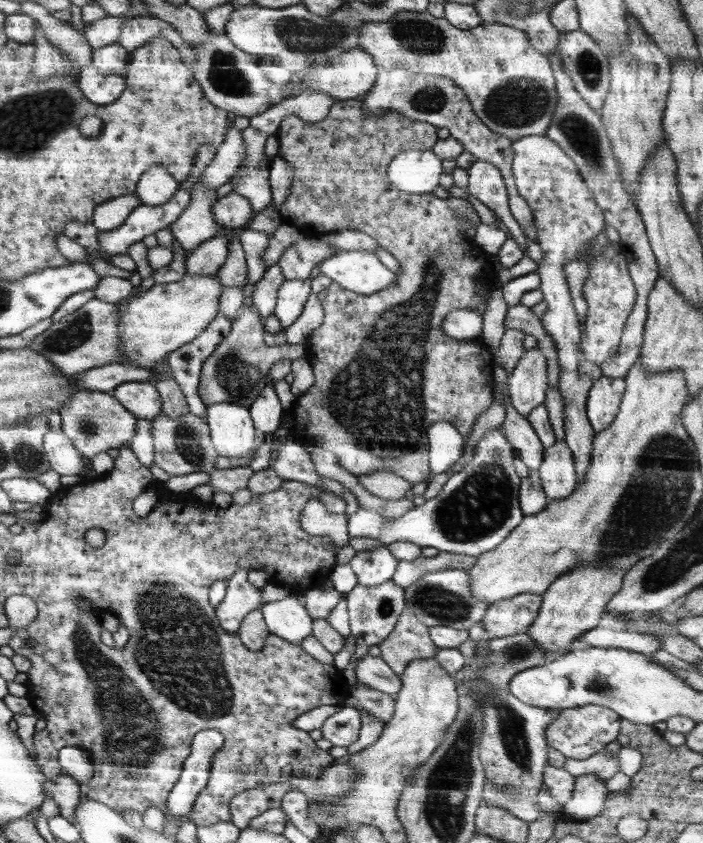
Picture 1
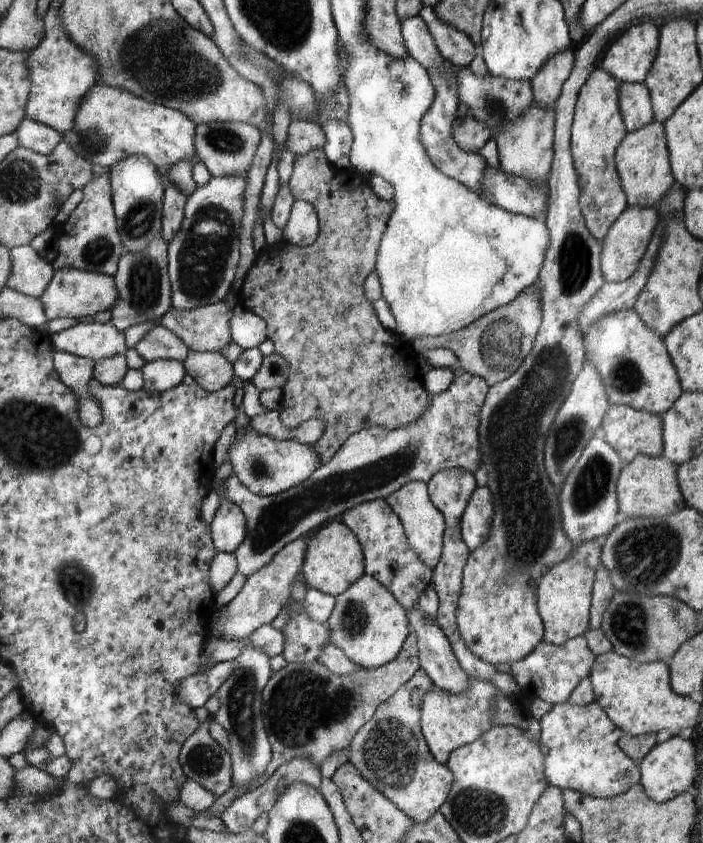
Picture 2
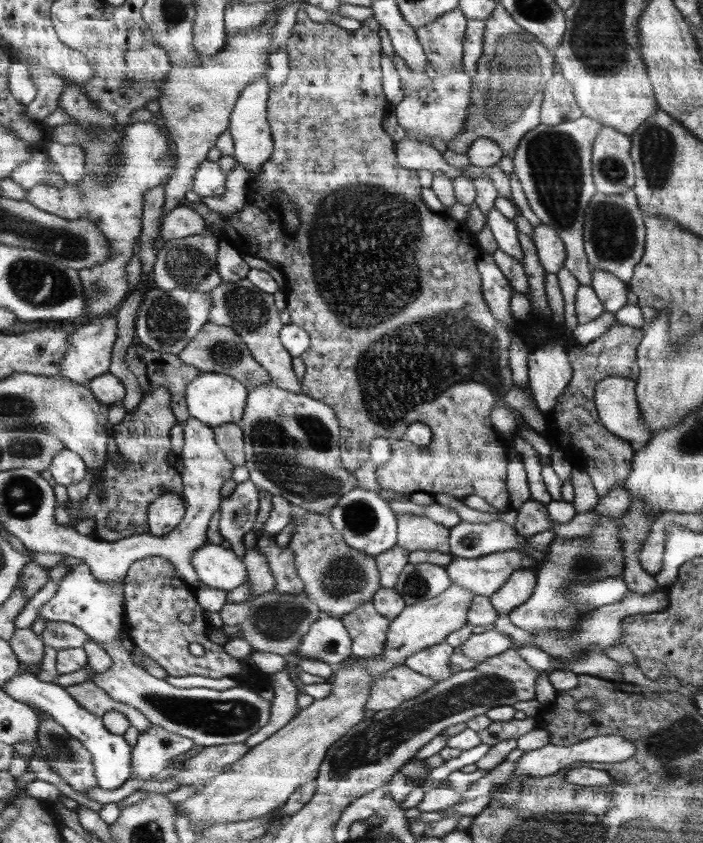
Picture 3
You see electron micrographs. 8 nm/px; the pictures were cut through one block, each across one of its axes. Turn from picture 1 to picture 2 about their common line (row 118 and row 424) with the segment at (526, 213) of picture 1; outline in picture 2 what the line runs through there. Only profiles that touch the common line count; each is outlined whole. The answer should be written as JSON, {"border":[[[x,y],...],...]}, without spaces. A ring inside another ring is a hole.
{"border":[[[463,371],[454,377],[446,392],[431,397],[431,403],[415,423],[394,430],[384,427],[367,427],[351,434],[330,459],[330,462],[316,467],[314,472],[298,486],[293,486],[277,495],[263,497],[251,493],[232,472],[223,480],[221,491],[230,502],[238,505],[245,516],[245,537],[243,543],[234,552],[237,560],[237,572],[241,572],[245,578],[248,578],[260,570],[288,543],[303,537],[318,526],[338,519],[344,511],[350,510],[353,506],[374,499],[385,499],[407,482],[422,481],[427,484],[438,471],[453,468],[469,470],[474,473],[481,466],[478,425],[480,409],[489,390],[488,383],[482,377]]]}

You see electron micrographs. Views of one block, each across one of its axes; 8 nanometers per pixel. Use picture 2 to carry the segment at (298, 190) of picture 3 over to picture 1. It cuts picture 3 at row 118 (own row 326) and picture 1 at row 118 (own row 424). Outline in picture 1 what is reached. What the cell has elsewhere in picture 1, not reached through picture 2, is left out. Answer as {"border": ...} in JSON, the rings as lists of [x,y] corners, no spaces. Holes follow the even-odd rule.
{"border":[[[361,98],[346,99],[336,101],[329,110],[327,117],[324,120],[316,122],[306,122],[298,118],[295,114],[292,116],[285,116],[281,120],[280,128],[278,128],[276,135],[279,140],[279,154],[293,168],[293,181],[290,187],[290,192],[286,201],[282,202],[280,209],[278,209],[281,223],[286,226],[296,228],[300,234],[306,238],[323,238],[325,235],[340,232],[340,231],[359,231],[374,238],[380,247],[385,248],[390,254],[400,263],[400,270],[396,272],[396,282],[392,286],[383,288],[374,294],[358,294],[351,290],[342,288],[338,283],[332,282],[326,286],[322,292],[317,293],[323,306],[324,318],[322,324],[316,329],[310,338],[305,343],[305,356],[309,359],[311,367],[313,368],[313,375],[315,376],[312,386],[306,392],[303,392],[297,397],[296,402],[289,410],[292,416],[292,422],[289,423],[289,428],[279,429],[278,438],[279,446],[285,444],[288,440],[287,432],[294,431],[296,437],[304,442],[305,450],[310,454],[315,448],[323,448],[329,450],[336,455],[338,464],[354,474],[354,477],[360,478],[362,475],[370,474],[371,472],[393,472],[398,476],[404,478],[412,486],[420,484],[428,479],[430,474],[429,467],[429,446],[427,440],[428,428],[435,422],[446,421],[452,424],[454,428],[466,438],[471,434],[475,420],[484,412],[493,401],[493,388],[496,386],[494,381],[493,367],[496,364],[494,361],[494,354],[490,352],[488,347],[479,340],[480,337],[474,339],[454,340],[444,335],[442,330],[442,323],[444,318],[447,318],[449,312],[456,312],[457,314],[462,310],[477,310],[479,314],[484,314],[487,309],[487,301],[490,295],[491,285],[496,282],[495,274],[490,268],[490,255],[482,252],[478,245],[475,245],[475,240],[471,239],[464,228],[460,228],[460,217],[470,220],[472,225],[480,225],[480,218],[473,208],[472,204],[466,199],[452,198],[442,200],[433,196],[432,192],[414,195],[412,193],[402,192],[398,190],[387,176],[387,170],[390,161],[397,156],[399,152],[414,149],[417,151],[430,151],[431,148],[439,141],[437,130],[433,124],[427,122],[418,122],[417,120],[410,120],[403,114],[397,112],[387,112],[382,116],[368,116],[363,112]],[[479,286],[486,286],[486,298],[484,302],[478,302],[477,290]]]}

